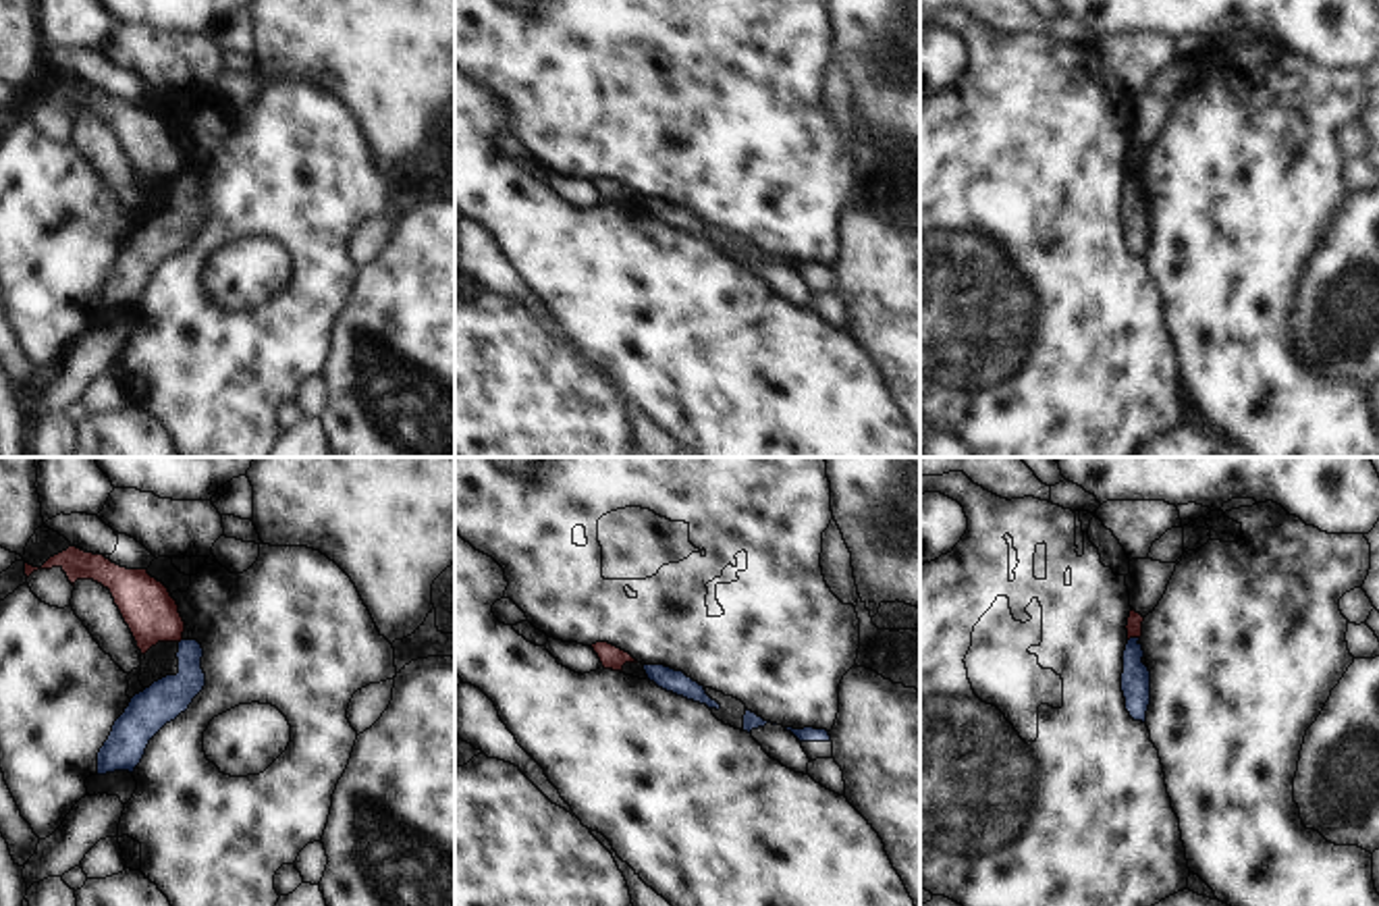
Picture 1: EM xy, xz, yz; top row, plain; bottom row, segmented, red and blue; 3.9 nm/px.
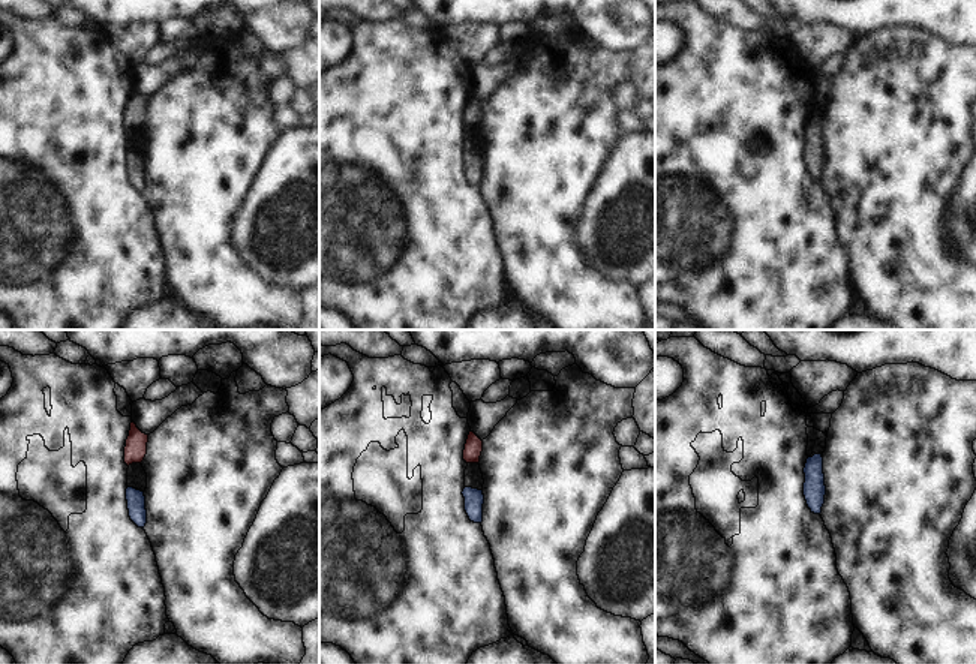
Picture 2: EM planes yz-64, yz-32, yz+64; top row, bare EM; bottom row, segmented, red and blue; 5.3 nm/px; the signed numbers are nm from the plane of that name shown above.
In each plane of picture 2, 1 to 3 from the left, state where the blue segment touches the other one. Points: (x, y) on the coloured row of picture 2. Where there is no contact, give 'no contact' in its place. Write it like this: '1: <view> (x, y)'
1: no contact
2: no contact
3: no contact

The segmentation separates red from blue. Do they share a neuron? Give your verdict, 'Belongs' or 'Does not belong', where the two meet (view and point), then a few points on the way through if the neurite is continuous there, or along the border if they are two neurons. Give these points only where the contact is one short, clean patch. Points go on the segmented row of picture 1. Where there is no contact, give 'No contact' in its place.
Does not belong. Touches red at yz (1132, 636). Boundary: yz (1139, 636), (1128, 641)

